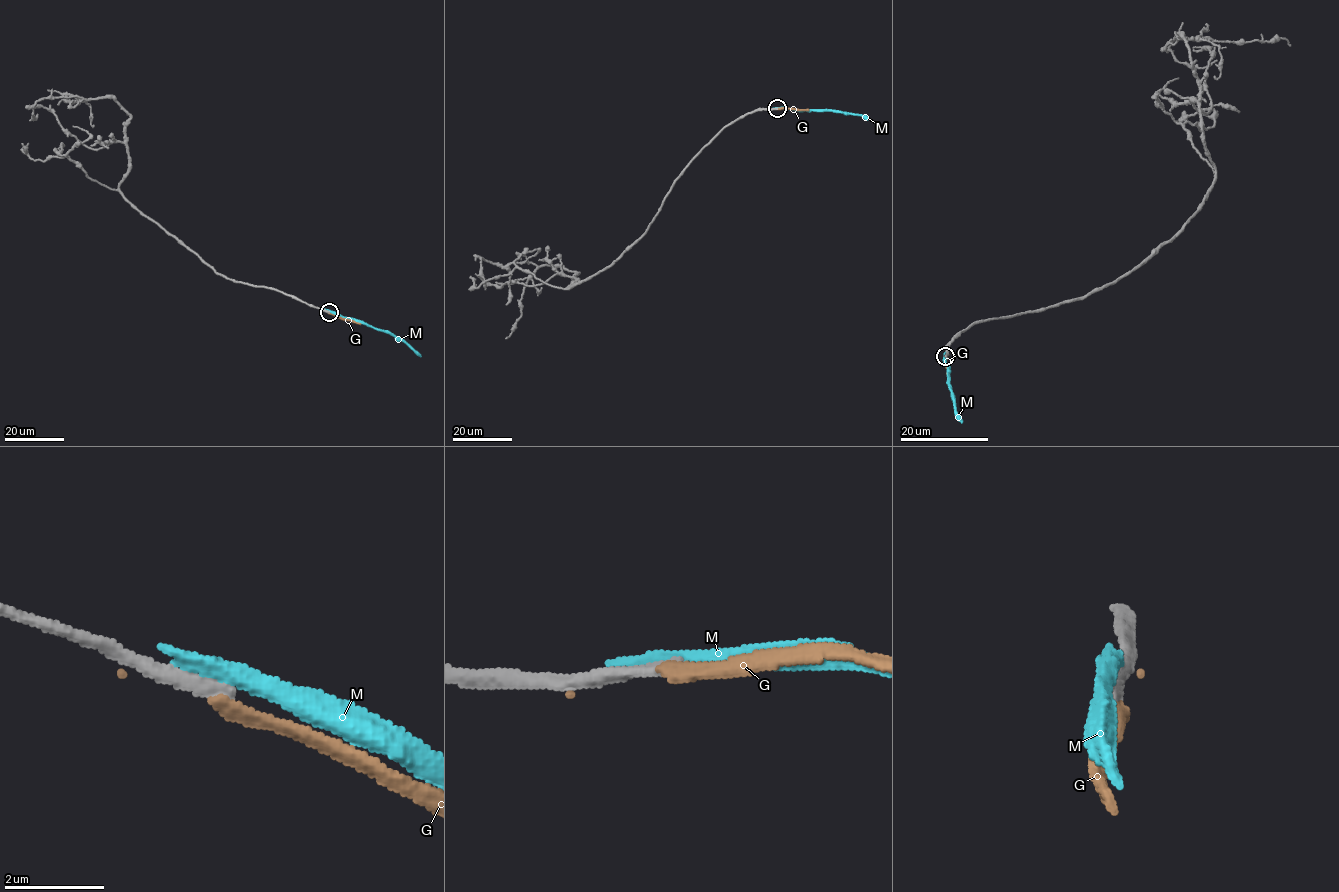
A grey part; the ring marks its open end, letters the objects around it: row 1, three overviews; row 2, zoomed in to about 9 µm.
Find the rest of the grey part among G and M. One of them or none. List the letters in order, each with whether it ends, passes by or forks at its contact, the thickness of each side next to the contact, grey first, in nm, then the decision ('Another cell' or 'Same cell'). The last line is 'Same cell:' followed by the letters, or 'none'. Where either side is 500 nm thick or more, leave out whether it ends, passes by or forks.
G: It ends there. Thickness 300 nm (grey) against 280 nm. Another cell
M: It ends there. Thickness 360 nm (grey) against 460 nm. Another cell
Same cell: none

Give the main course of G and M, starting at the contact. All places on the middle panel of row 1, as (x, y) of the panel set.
G: (776, 108), (808, 110)
M: (775, 108), (838, 111), (861, 114), (869, 119)

